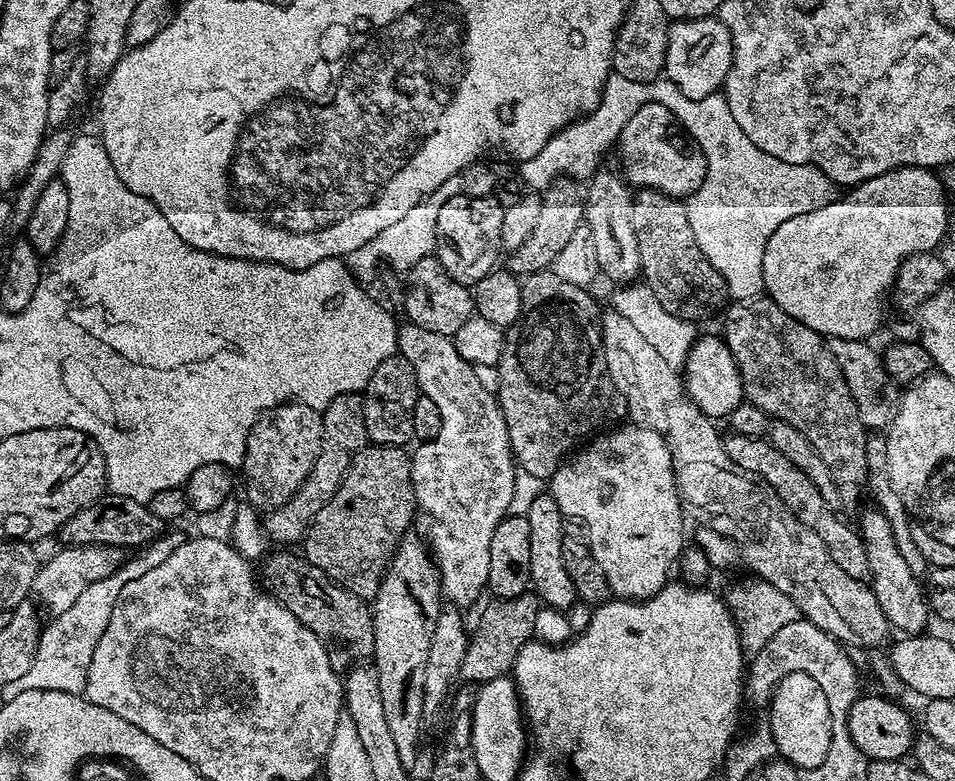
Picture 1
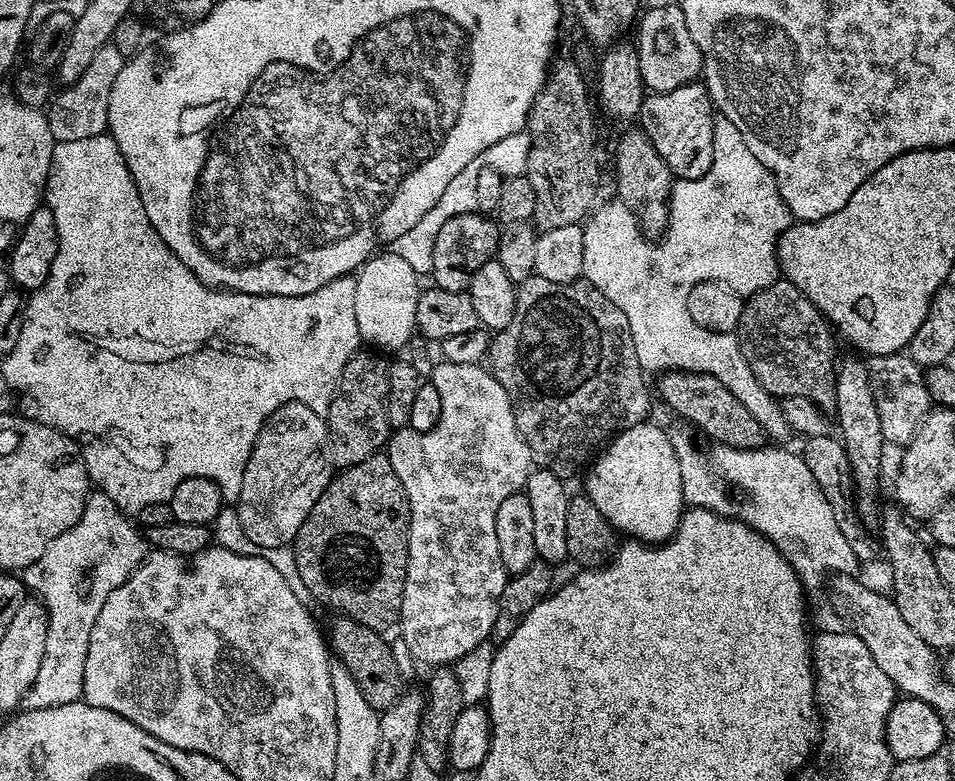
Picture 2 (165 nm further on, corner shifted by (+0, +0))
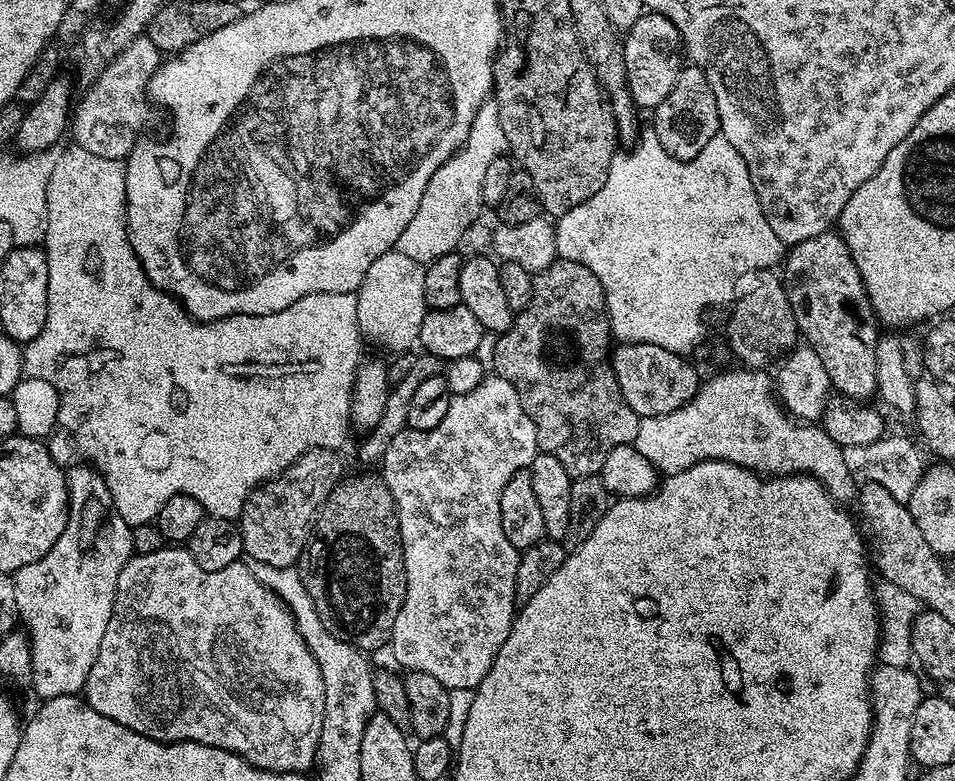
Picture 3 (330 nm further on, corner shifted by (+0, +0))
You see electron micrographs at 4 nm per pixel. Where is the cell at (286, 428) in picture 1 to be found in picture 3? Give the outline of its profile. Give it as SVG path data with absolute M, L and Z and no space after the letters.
M330 448L310 450L276 479L255 488L246 498L238 523L245 553L252 560L292 566L305 555L310 539L310 518L315 517L325 498L345 479L346 471L340 455L339 451Z

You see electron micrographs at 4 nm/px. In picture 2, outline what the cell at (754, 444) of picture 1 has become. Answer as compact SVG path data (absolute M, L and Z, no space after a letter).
M669 370L657 380L660 381L654 384L654 388L658 393L659 403L661 400L670 411L677 412L694 427L701 428L712 442L729 444L732 448L765 447L766 435L763 426L716 377L708 373Z

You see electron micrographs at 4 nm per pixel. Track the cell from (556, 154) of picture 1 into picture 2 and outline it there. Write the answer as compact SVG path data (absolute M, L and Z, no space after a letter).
M522 131L510 134L506 138L494 142L494 146L482 150L482 154L478 154L478 158L474 158L474 162L469 162L464 169L458 170L458 174L454 174L454 179L450 182L450 186L446 186L442 198L438 198L438 202L434 202L434 206L422 218L422 222L418 222L418 226L413 226L411 230L406 230L406 234L402 234L402 238L398 238L390 245L391 251L396 252L403 261L408 262L418 277L427 277L432 270L434 238L438 238L440 227L446 222L450 222L450 218L454 218L460 212L473 211L472 187L476 185L476 176L482 174L484 168L492 168L502 177L525 175L528 171L528 152L531 149L531 139L527 131Z

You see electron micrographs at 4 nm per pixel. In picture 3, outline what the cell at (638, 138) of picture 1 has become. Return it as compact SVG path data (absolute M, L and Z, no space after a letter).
M695 66L681 67L678 82L674 82L674 90L662 98L662 102L654 110L656 116L652 120L660 145L674 158L679 160L693 160L720 132L718 118L718 102L714 98L714 90L710 90L710 82L702 69Z

